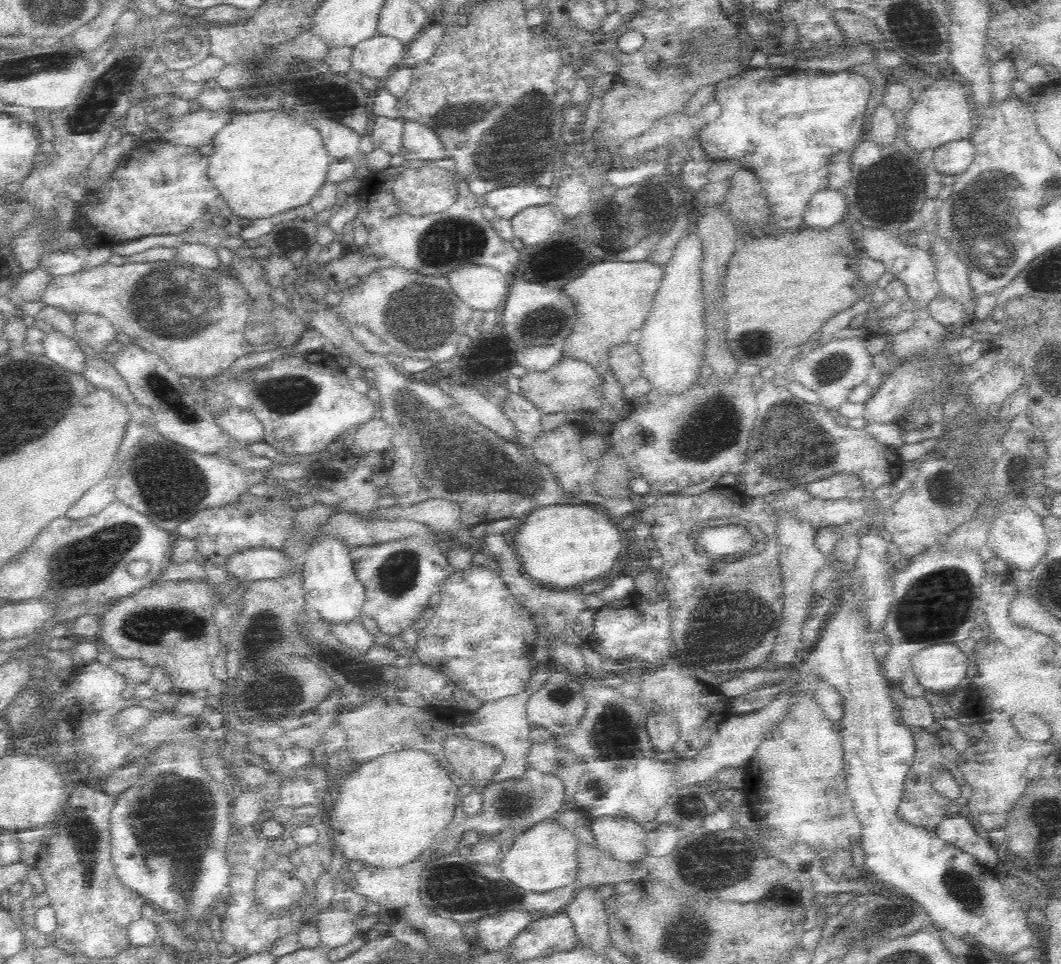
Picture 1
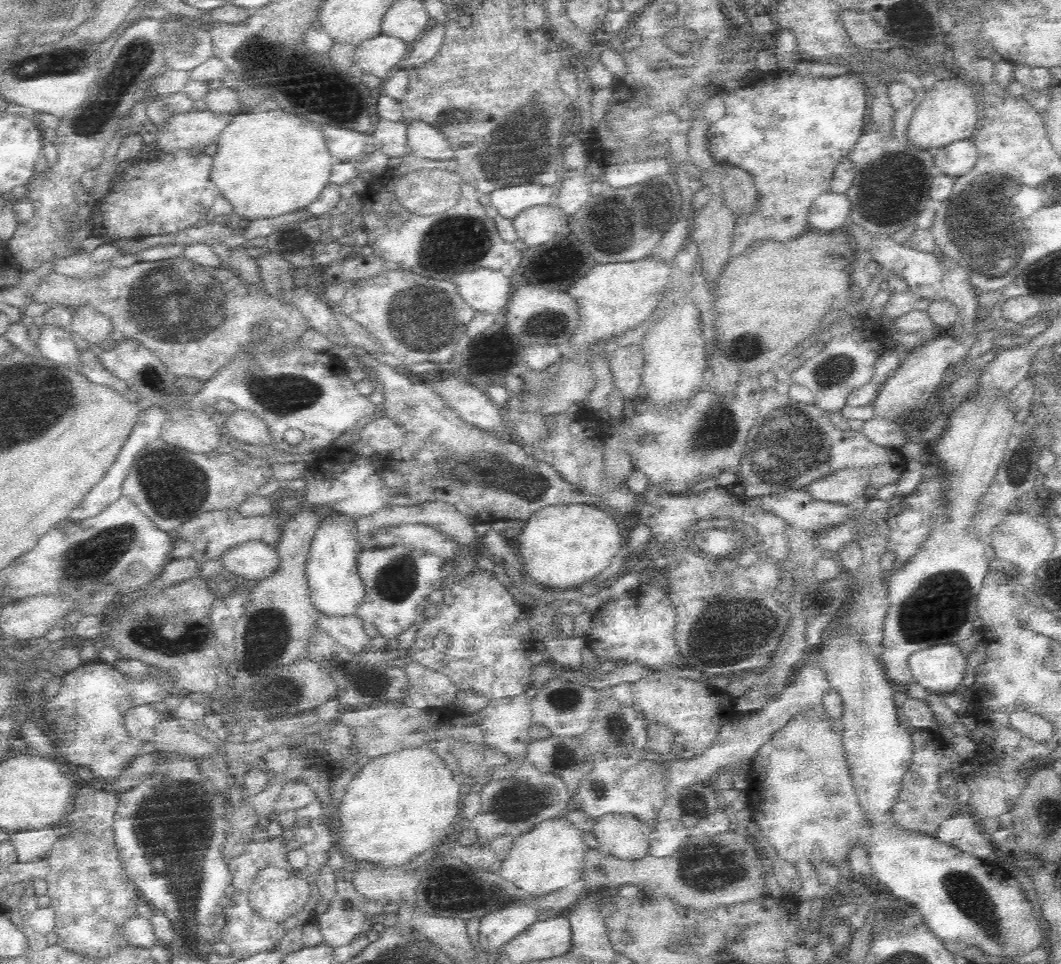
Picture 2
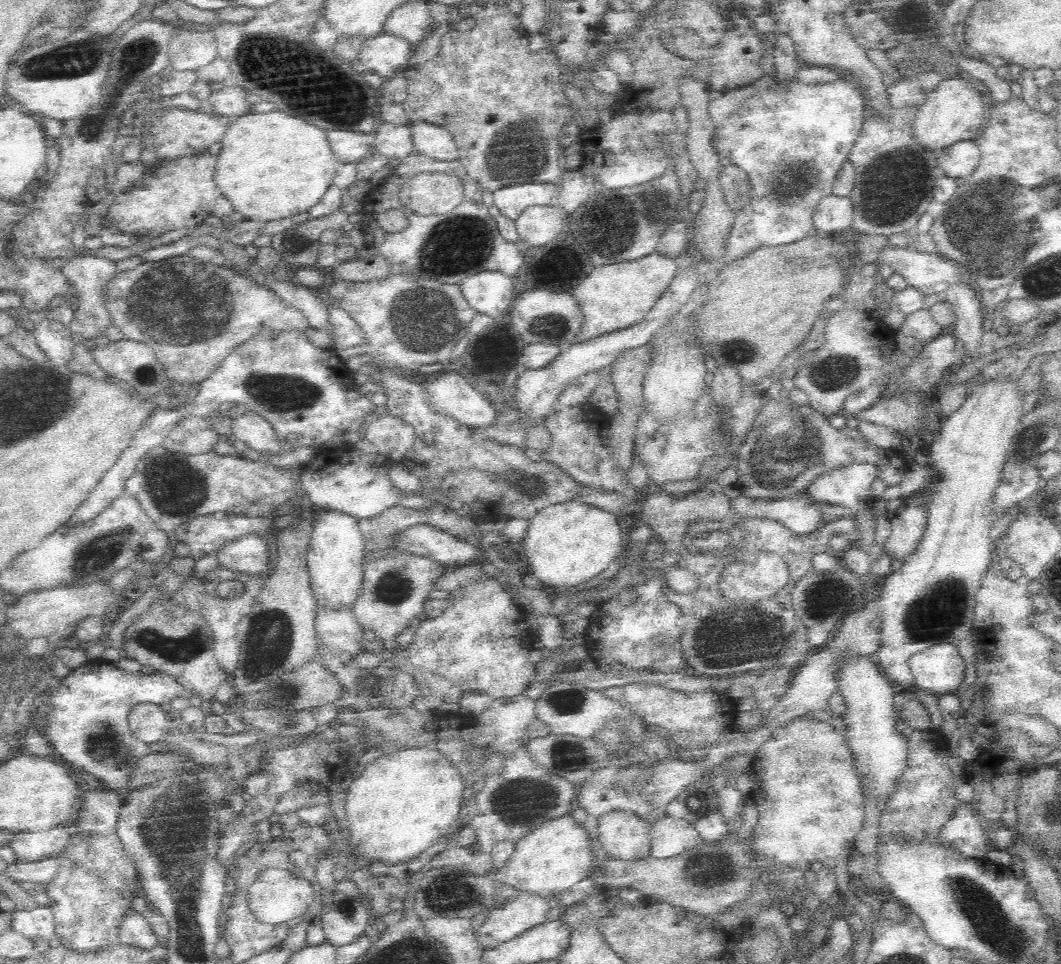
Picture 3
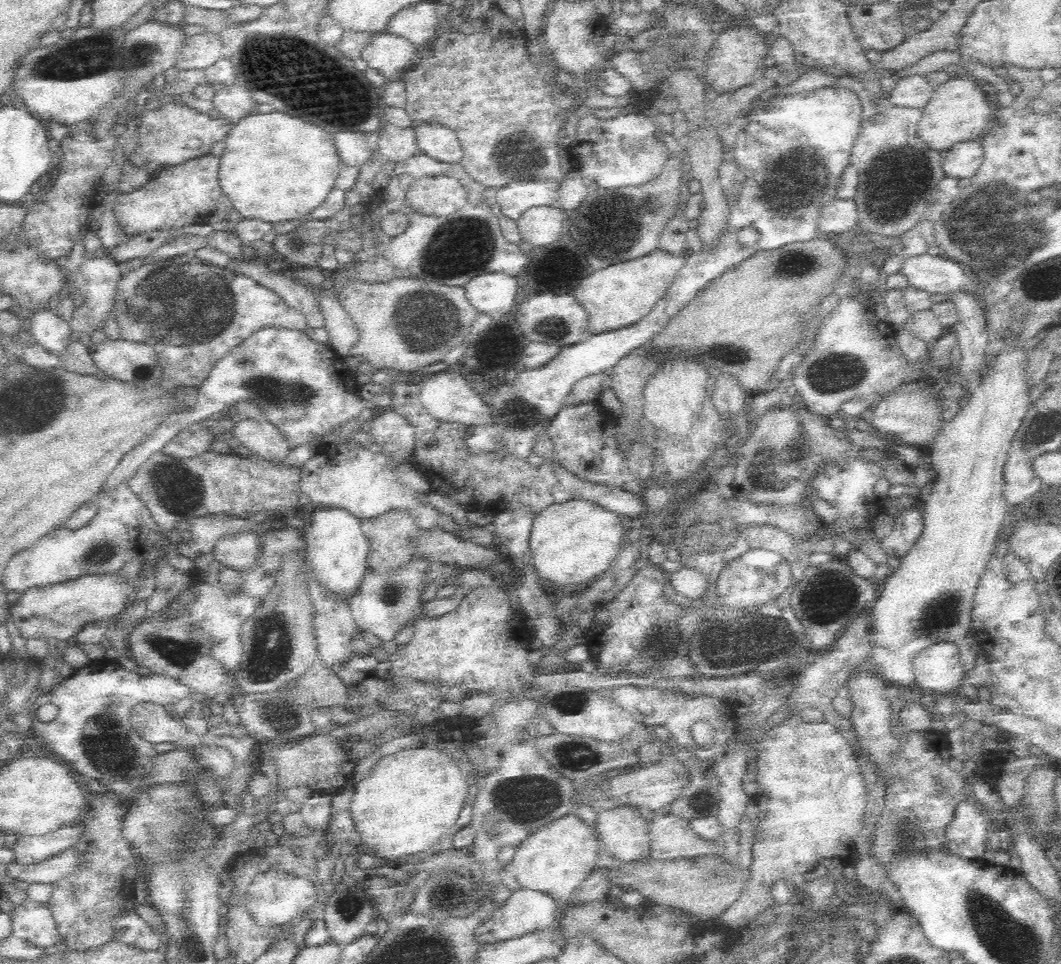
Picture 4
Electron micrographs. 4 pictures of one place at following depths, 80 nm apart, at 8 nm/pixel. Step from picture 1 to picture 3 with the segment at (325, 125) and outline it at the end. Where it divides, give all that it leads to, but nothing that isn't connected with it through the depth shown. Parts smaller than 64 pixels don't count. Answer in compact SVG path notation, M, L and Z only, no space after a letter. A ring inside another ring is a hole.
M328 130L330 149L340 163L358 163L373 152L375 133Z

